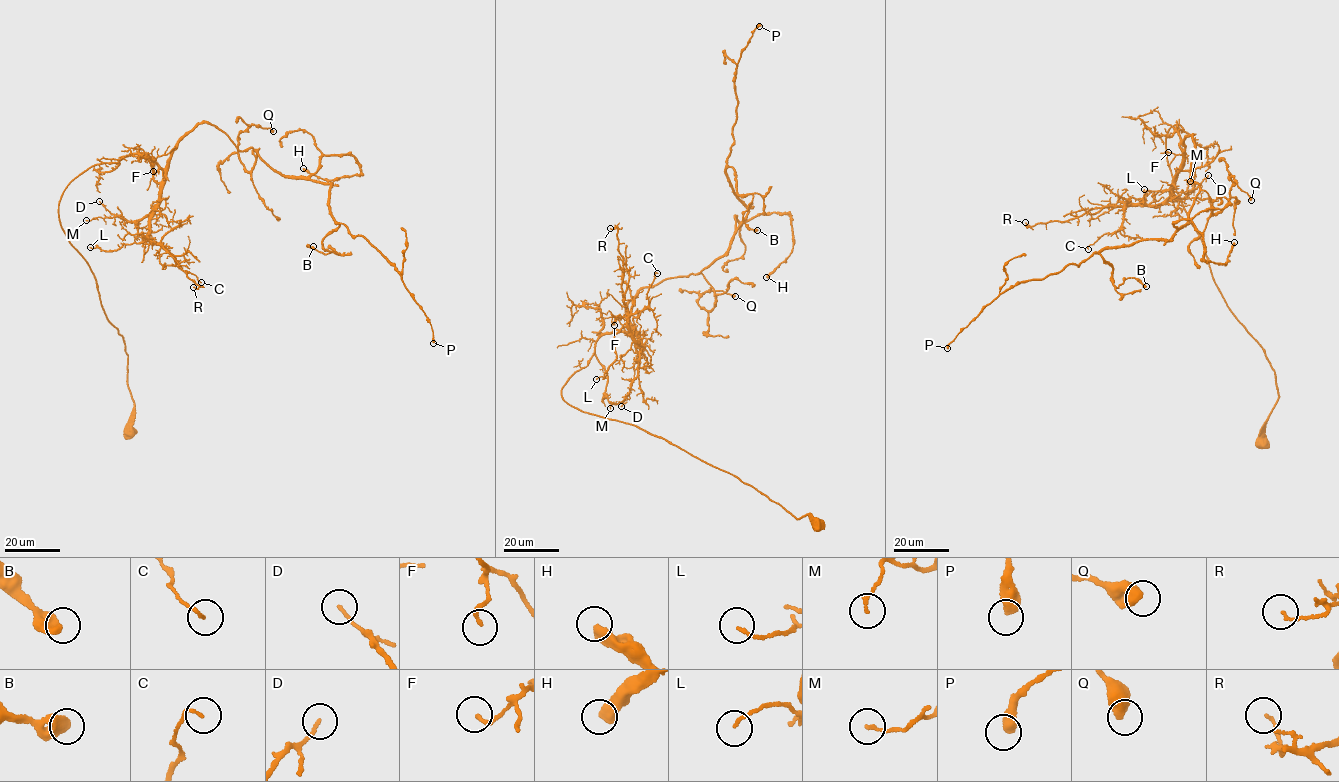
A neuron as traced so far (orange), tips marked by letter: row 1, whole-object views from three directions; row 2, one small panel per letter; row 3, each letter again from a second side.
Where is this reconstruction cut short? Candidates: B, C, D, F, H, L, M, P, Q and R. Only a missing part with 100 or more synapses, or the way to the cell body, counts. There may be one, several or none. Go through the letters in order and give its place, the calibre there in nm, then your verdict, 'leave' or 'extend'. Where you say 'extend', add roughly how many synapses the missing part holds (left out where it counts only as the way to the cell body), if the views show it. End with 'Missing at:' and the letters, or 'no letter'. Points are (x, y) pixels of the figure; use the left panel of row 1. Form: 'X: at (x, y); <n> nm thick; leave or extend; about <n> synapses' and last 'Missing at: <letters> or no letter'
B: at (313, 246); 460 nm thick; leave
C: at (201, 282); 140 nm thick; leave
D: at (99, 201); 120 nm thick; leave
F: at (153, 171); 120 nm thick; leave
H: at (303, 168); 480 nm thick; leave
L: at (90, 247); 120 nm thick; leave
M: at (86, 220); 110 nm thick; leave
P: at (433, 343); 480 nm thick; leave
Q: at (273, 131); 550 nm thick; leave
R: at (193, 287); 110 nm thick; leave
Missing at: no letter

